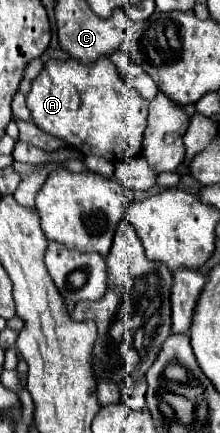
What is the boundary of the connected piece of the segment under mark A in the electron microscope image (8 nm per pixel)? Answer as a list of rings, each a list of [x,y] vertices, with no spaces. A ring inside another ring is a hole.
[[[73,58],[49,60],[27,94],[27,108],[33,124],[65,140],[85,156],[103,156],[113,164],[127,162],[141,154],[147,106],[149,102],[139,98],[139,94],[119,78],[109,58],[99,58],[91,66]]]

